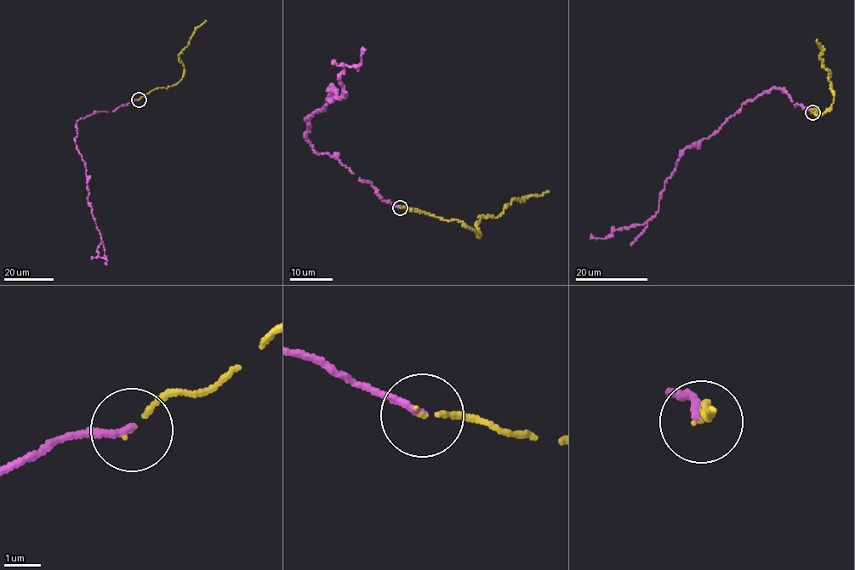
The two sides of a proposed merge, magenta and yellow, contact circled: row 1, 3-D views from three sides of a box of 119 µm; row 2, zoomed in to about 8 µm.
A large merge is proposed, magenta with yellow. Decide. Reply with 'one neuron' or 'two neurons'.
one neuron

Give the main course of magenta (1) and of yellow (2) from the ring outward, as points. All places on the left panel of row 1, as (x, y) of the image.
1: (139, 99), (113, 111), (96, 111), (76, 125), (88, 202), (100, 236), (96, 250), (107, 265)
2: (139, 99), (152, 90), (177, 83), (181, 78), (184, 67), (179, 54), (189, 44), (195, 29), (206, 20)

